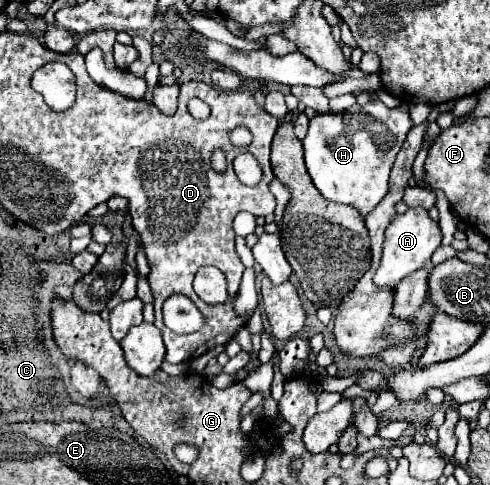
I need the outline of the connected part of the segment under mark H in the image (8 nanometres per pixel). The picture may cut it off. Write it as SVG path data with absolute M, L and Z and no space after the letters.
M380 100L368 104L354 104L346 112L316 112L310 118L308 134L304 138L304 160L320 194L336 204L348 204L360 210L362 216L386 196L388 178L398 150L412 128L406 104L386 108Z

